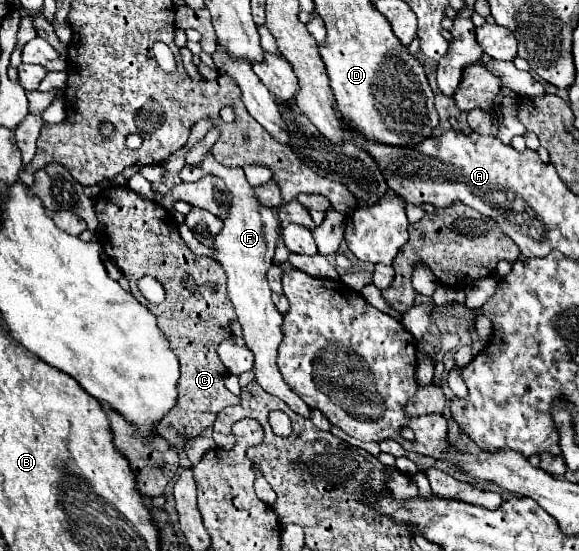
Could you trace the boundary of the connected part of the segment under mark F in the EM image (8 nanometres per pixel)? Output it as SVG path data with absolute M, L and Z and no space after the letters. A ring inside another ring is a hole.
M207 151L205 159L199 165L199 171L201 173L197 177L207 175L207 173L221 177L231 193L231 205L229 205L227 219L223 221L223 229L219 231L219 237L215 237L211 251L215 253L223 271L227 273L229 299L235 305L237 319L243 327L243 339L255 355L255 381L267 393L283 399L295 413L299 413L301 417L309 417L307 405L303 405L303 401L287 387L287 383L283 381L283 377L277 369L277 347L283 337L281 335L283 315L279 315L279 311L275 309L275 305L271 301L271 289L269 289L267 277L265 277L267 269L273 265L271 261L273 261L273 255L277 249L277 239L281 235L281 223L277 219L277 213L275 213L275 209L259 205L259 201L255 201L253 187L245 179L245 173L241 167L219 165L219 161L215 161L215 157L211 157L211 151Z

